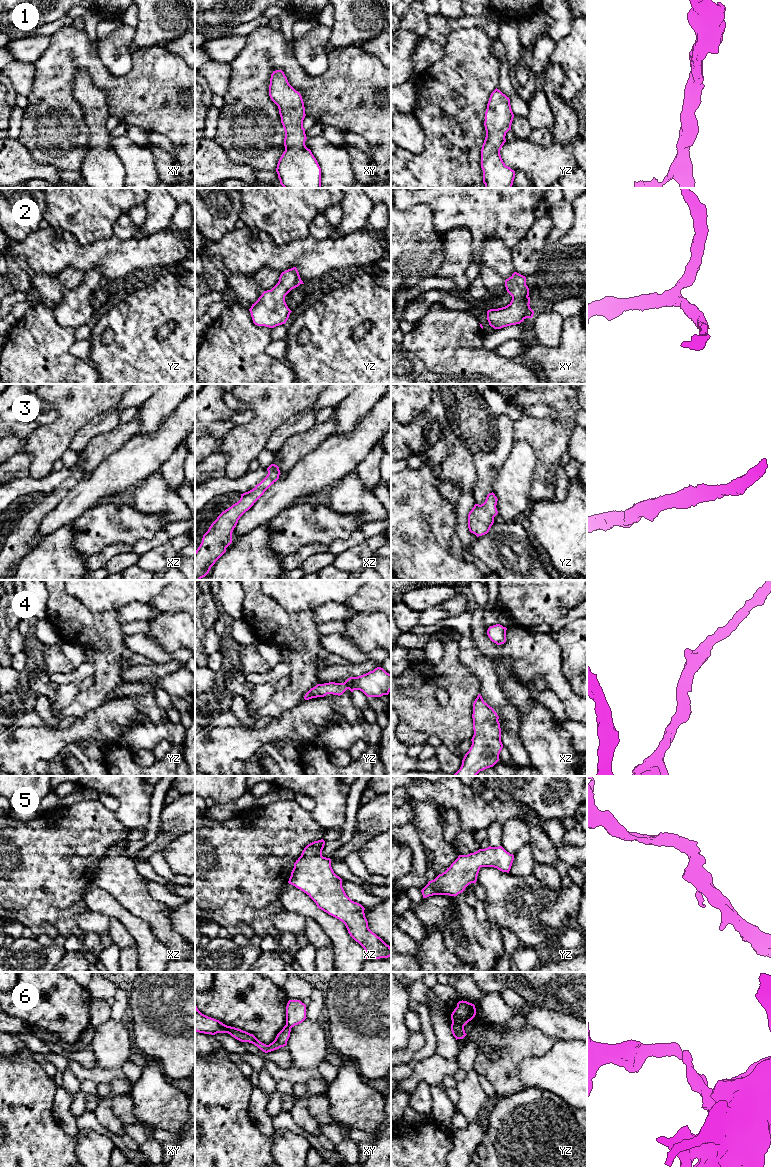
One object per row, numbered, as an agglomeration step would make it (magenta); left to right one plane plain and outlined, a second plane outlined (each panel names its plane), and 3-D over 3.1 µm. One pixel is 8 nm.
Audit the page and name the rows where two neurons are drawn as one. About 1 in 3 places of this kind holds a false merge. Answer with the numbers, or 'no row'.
6

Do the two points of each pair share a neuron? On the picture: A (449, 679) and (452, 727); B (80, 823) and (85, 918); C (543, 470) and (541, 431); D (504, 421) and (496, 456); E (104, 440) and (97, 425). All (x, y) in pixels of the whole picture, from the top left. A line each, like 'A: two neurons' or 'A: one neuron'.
A: one neuron
B: two neurons
C: one neuron
D: one neuron
E: two neurons

